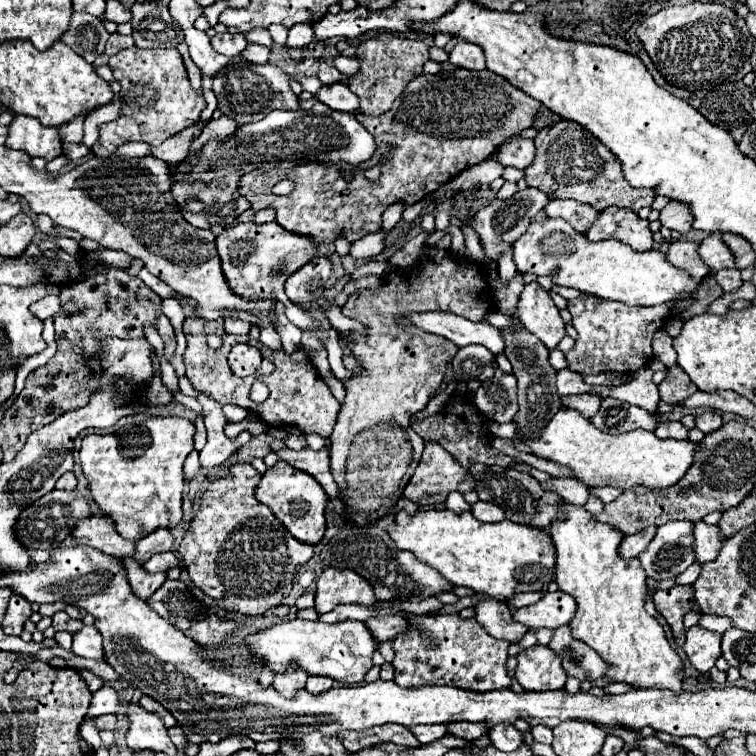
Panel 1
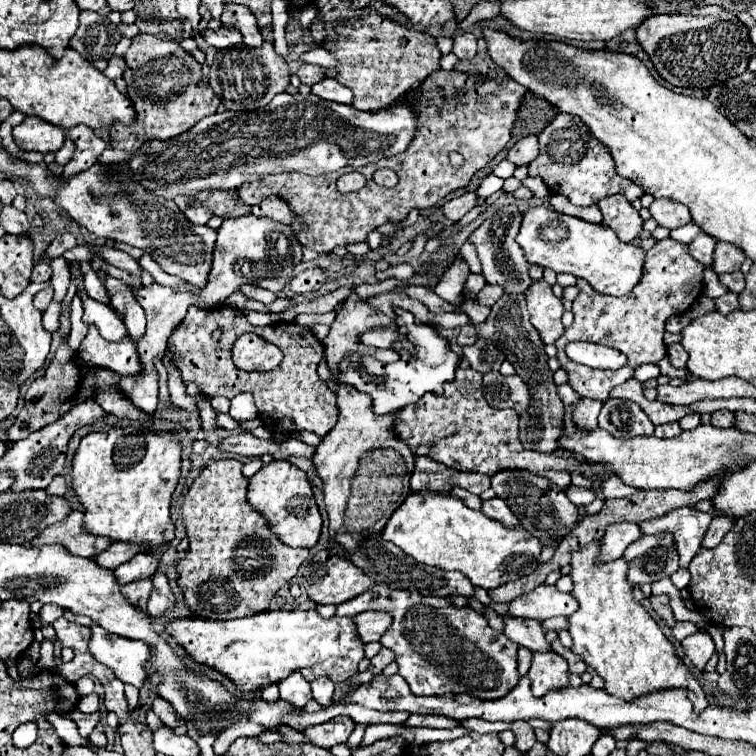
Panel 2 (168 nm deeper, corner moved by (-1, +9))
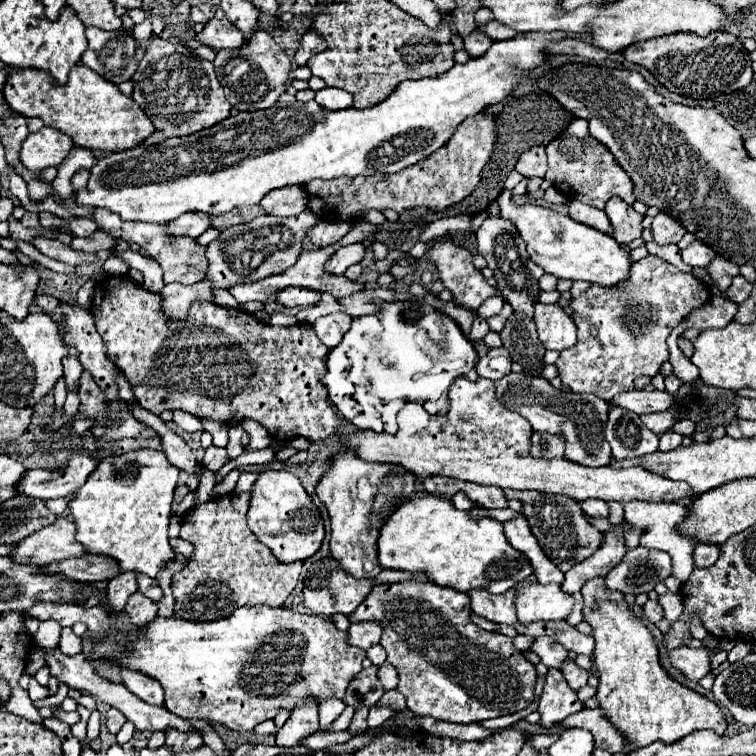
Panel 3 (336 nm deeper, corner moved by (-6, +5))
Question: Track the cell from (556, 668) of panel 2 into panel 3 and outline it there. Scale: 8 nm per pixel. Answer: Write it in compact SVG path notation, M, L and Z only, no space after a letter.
M548 669L546 681L544 681L544 691L538 701L538 713L540 713L540 725L550 727L554 723L564 721L568 715L580 711L584 705L576 697L576 693L564 683L562 671Z

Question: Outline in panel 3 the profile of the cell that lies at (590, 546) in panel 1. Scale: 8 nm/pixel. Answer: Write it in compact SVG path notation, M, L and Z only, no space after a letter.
M596 577L588 581L580 593L584 595L584 621L592 625L592 637L596 641L592 651L600 675L596 697L604 715L626 737L624 753L654 741L674 743L698 729L712 729L724 735L728 725L720 707L666 673L654 635L642 619L632 613L622 591L608 591L606 577Z

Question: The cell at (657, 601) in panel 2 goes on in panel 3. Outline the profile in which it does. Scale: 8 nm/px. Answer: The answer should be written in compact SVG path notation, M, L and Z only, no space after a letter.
M652 599L646 601L644 613L646 613L646 617L648 617L652 623L658 623L660 619L664 619L664 609L662 609L662 605L660 605L658 601L652 601Z

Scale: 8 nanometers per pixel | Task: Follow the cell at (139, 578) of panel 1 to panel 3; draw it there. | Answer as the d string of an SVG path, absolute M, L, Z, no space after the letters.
M136 591L128 603L126 603L126 609L124 609L132 623L138 625L138 627L146 627L152 619L156 619L156 611L158 611L158 605L154 601L150 601L148 597L144 597L140 591Z

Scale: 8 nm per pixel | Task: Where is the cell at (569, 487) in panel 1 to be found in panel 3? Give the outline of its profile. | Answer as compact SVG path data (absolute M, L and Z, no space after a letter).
M586 499L584 503L580 503L580 507L590 517L608 517L608 505L600 503L598 499Z

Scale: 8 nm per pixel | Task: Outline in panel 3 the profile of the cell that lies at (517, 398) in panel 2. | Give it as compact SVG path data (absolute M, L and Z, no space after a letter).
M510 373L496 381L496 399L504 403L510 411L520 413L530 421L534 431L562 433L566 437L566 459L588 465L602 467L610 461L610 445L606 441L604 429L608 421L610 405L596 395L578 395L572 391L554 389L546 379L530 377L524 373Z

